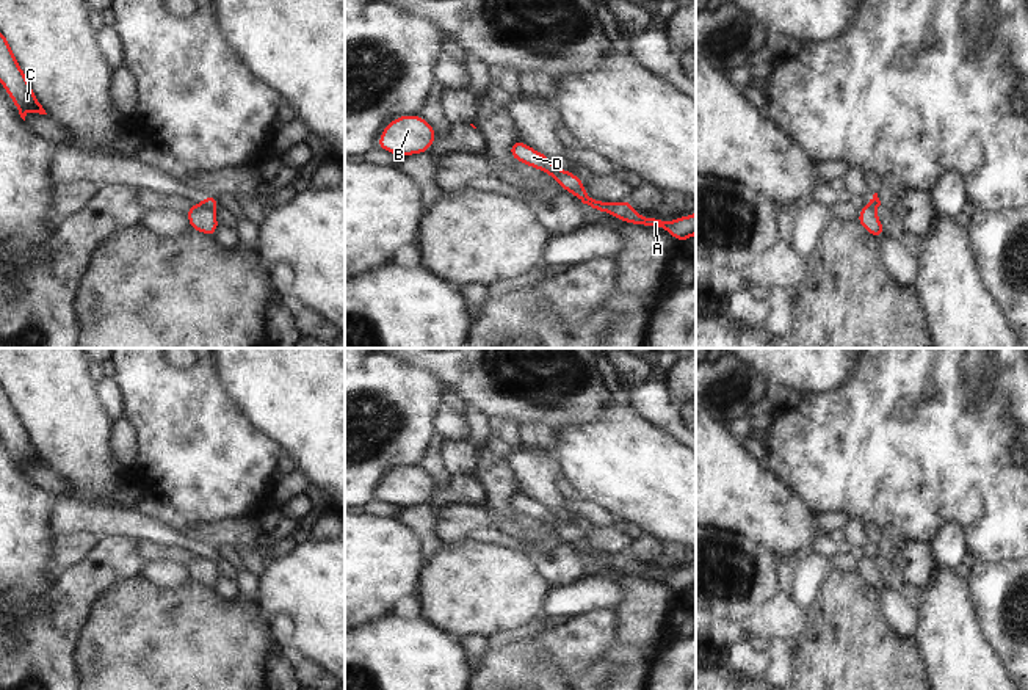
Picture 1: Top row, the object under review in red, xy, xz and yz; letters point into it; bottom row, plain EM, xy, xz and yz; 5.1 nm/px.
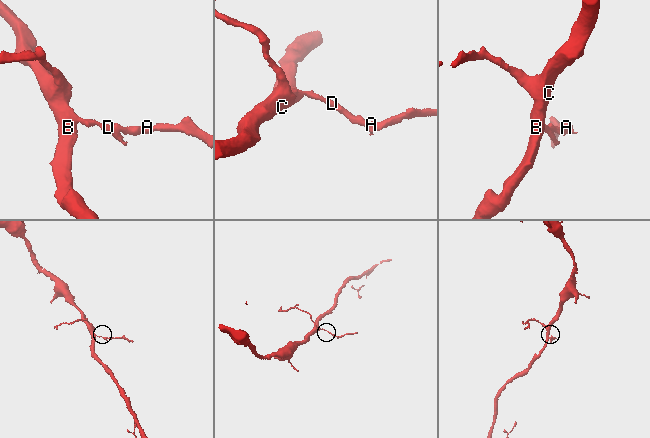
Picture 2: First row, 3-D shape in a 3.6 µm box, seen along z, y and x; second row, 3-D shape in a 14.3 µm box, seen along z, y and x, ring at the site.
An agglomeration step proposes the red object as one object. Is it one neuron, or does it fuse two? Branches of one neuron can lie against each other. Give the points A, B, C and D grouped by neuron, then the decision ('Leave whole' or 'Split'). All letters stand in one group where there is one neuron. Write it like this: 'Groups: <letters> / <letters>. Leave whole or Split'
Groups: A / B C D. Split

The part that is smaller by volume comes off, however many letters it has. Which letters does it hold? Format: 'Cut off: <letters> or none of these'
Cut off: A

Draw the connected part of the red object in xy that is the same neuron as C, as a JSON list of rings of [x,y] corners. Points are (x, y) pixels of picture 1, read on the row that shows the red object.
[[[0,31],[0,83],[14,102],[20,118],[25,121],[28,111],[47,114],[39,100],[36,99],[33,88],[19,66],[11,44]]]

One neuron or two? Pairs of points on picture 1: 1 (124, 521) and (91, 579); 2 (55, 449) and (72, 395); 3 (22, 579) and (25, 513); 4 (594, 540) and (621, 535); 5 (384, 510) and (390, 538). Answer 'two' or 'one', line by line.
1: two
2: one
3: one
4: one
5: two

